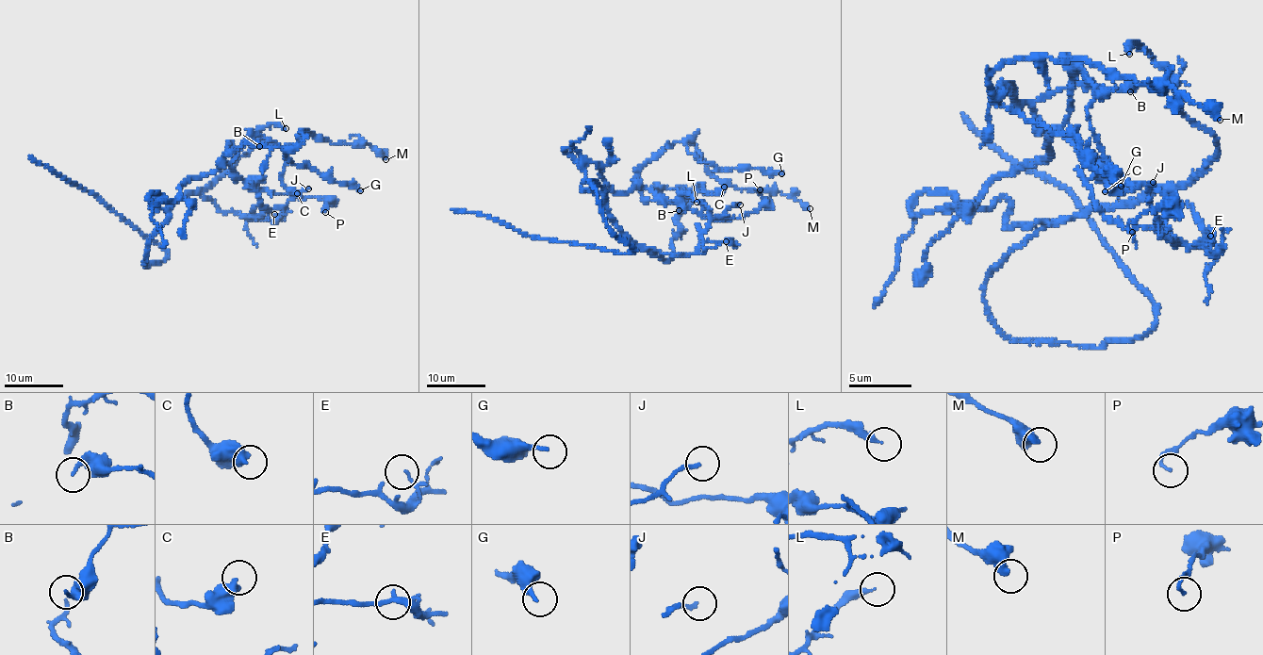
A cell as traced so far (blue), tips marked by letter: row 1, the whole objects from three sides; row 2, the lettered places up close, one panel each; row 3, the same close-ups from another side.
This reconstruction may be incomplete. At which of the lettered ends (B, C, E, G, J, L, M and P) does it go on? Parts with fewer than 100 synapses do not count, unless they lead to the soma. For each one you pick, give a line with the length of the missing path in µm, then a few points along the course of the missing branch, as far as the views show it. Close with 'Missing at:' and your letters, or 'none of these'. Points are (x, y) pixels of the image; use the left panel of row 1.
Missing at: none of these

